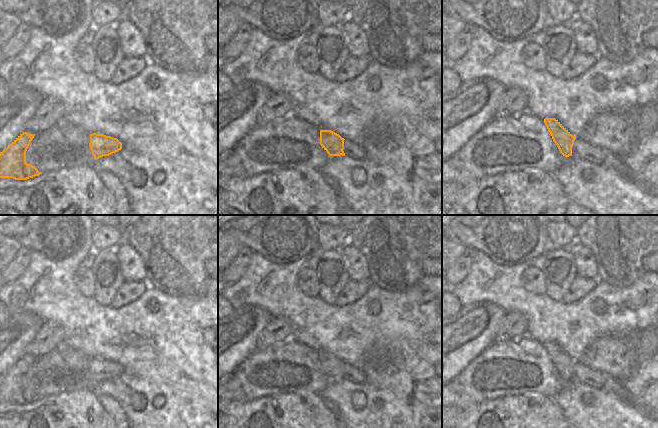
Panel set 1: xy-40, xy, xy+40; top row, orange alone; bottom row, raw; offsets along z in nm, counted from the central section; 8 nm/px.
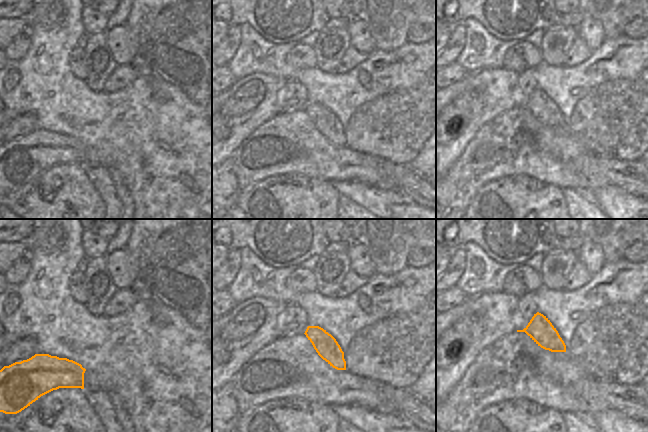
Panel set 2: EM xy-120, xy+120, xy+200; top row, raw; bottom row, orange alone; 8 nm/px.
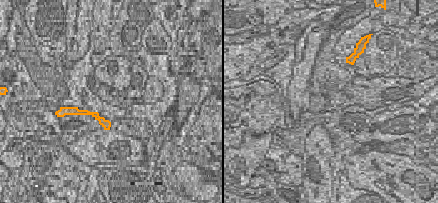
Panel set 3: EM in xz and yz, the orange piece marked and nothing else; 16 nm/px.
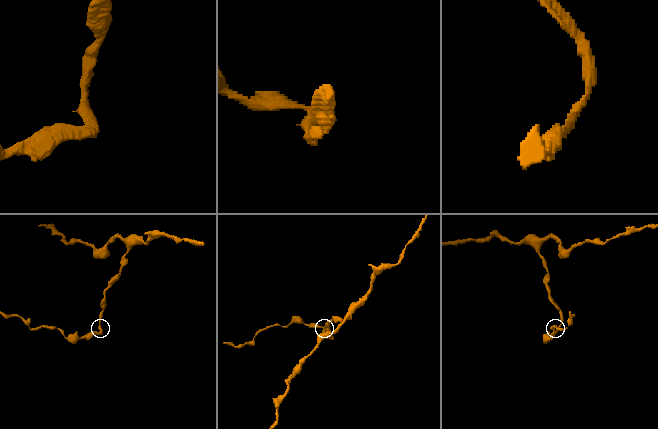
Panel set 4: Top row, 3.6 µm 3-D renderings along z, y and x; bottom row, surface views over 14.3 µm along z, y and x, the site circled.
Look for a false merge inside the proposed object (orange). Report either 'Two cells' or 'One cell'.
Two cells

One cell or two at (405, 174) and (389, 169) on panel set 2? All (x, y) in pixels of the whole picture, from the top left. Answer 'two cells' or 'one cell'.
one cell

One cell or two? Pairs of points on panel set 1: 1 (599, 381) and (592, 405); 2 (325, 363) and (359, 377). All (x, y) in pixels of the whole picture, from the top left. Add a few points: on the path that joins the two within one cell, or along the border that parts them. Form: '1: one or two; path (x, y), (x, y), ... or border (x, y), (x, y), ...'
1: two; border (575, 381), (610, 391), (619, 398)
2: one; path (333, 369), (346, 369), (351, 373)

